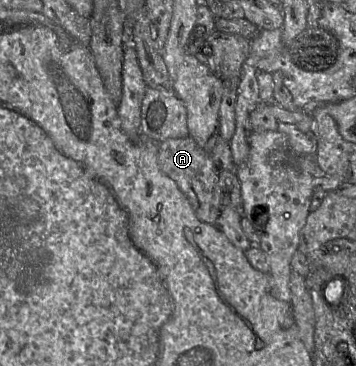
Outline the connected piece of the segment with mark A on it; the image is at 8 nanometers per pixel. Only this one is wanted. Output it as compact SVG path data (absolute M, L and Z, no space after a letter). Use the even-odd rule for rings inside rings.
M191 136L167 139L159 144L158 164L186 195L197 218L204 223L215 225L222 208L223 192L219 181L219 170L209 153Z

